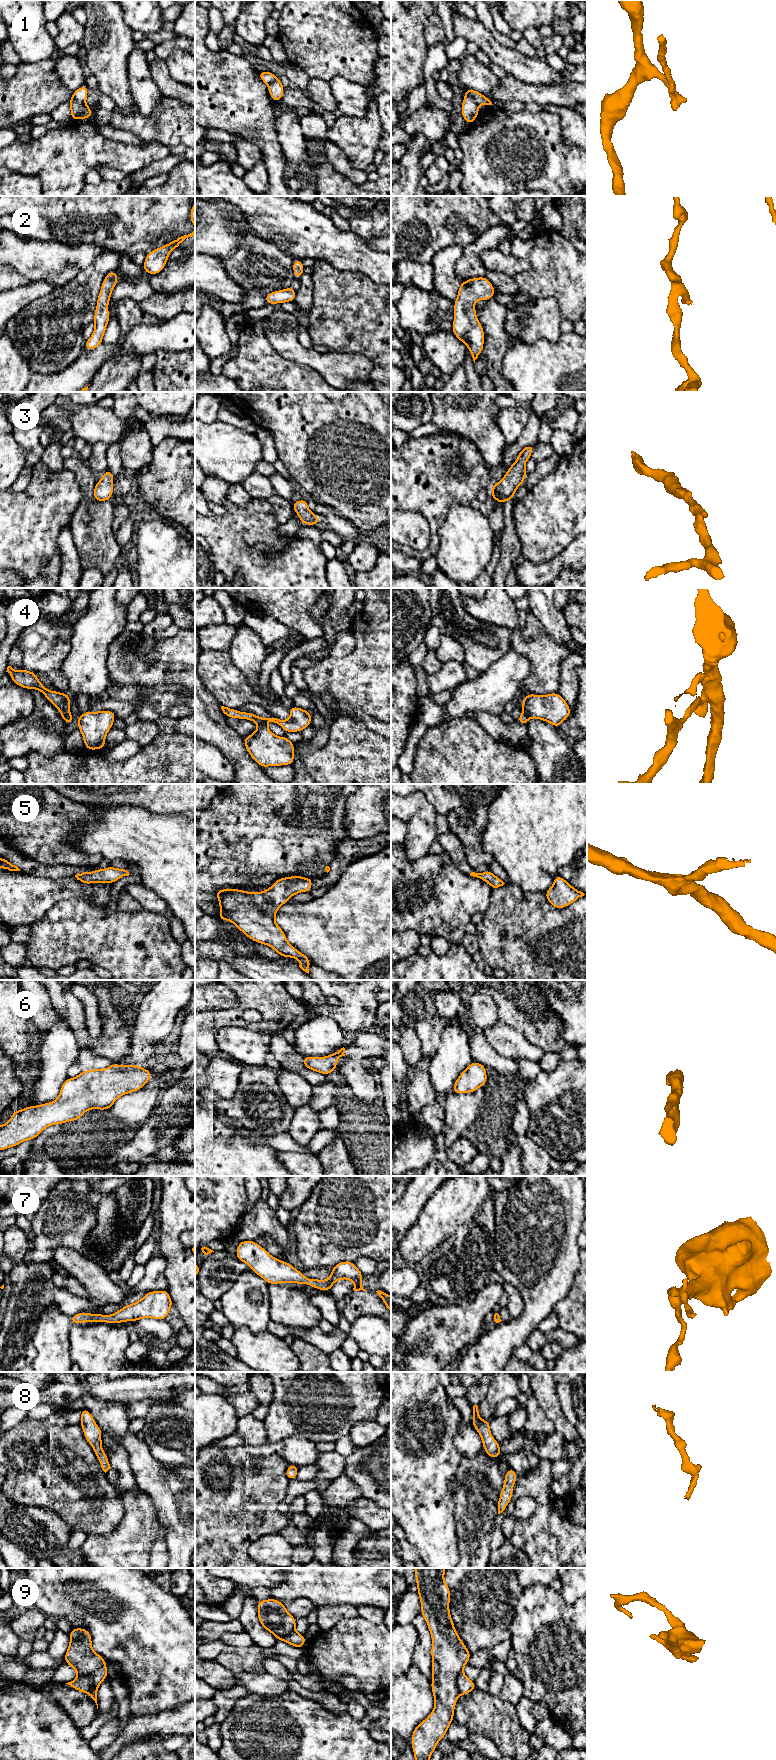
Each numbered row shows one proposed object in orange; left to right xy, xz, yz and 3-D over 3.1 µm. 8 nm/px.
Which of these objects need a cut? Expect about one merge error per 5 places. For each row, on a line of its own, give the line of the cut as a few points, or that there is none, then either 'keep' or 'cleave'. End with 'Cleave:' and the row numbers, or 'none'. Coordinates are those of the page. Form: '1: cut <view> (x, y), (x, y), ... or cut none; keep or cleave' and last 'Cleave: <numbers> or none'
1: cut yz (465, 92), (473, 98), (477, 105); cleave
2: cut none; keep
3: cut none; keep
4: cut xy (60, 711), (69, 713); cleave
5: cut none; keep
6: cut none; keep
7: cut none; keep
8: cut none; keep
9: cut xy (104, 1663), (90, 1674), (78, 1676); cleave
Cleave: 1, 4, 9

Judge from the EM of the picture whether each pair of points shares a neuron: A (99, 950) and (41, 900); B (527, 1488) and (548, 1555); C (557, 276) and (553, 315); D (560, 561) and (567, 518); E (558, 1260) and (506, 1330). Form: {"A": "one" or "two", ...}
{"A": "two", "B": "one", "C": "two", "D": "two", "E": "one"}

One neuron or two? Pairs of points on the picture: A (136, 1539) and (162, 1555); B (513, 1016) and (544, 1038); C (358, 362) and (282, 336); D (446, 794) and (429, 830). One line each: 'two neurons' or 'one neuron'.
A: two neurons
B: one neuron
C: one neuron
D: two neurons

